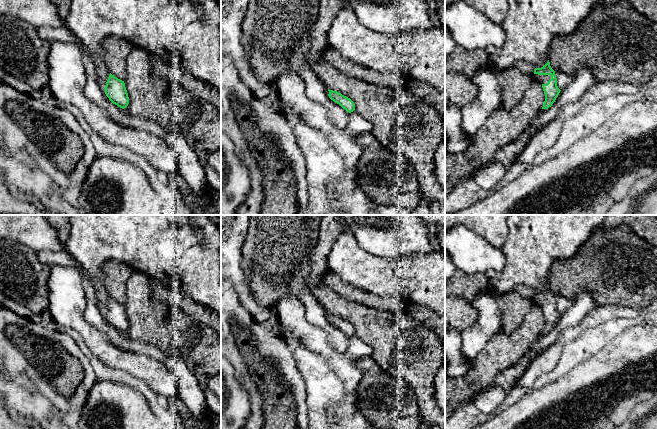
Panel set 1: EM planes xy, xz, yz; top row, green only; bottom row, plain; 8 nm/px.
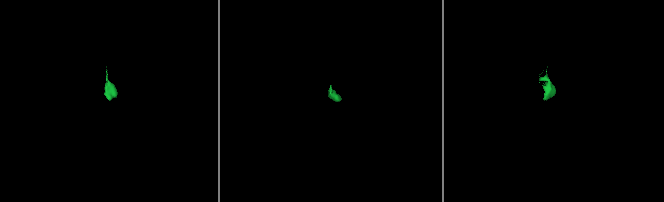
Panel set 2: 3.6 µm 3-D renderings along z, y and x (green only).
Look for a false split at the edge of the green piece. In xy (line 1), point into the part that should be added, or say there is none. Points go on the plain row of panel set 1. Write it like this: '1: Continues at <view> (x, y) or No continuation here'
1: No continuation here

